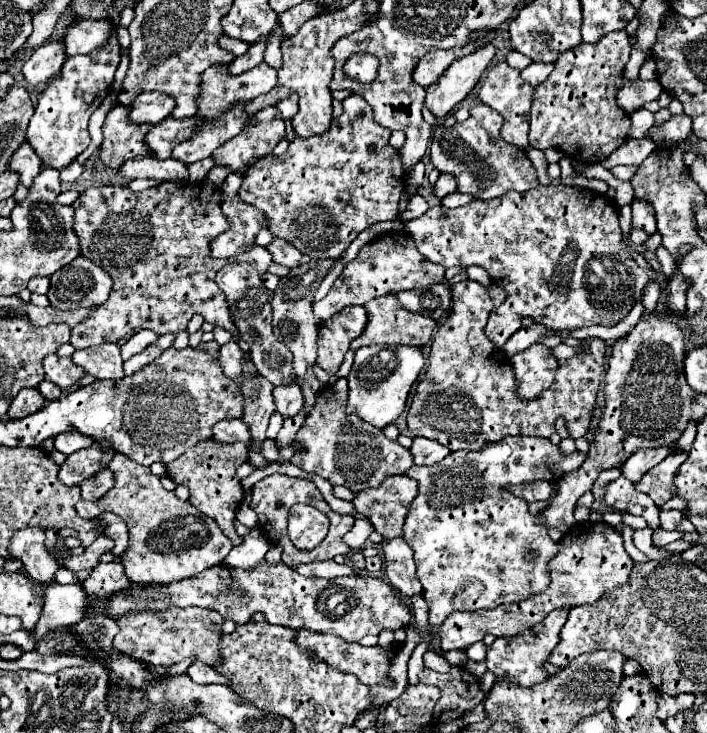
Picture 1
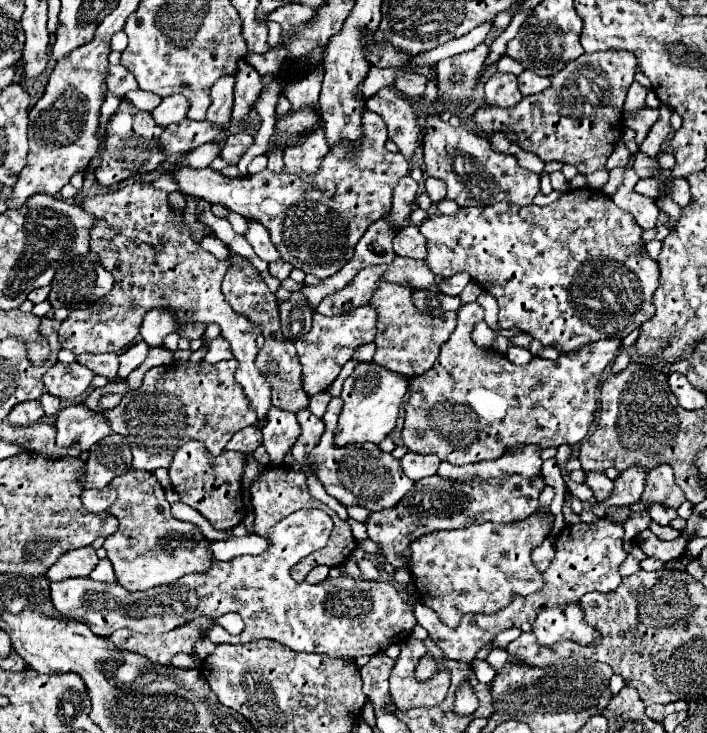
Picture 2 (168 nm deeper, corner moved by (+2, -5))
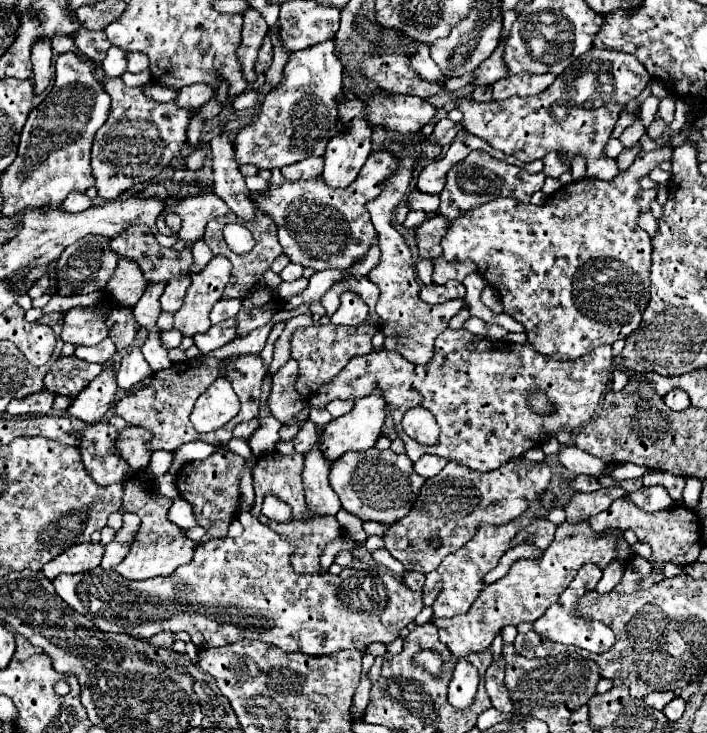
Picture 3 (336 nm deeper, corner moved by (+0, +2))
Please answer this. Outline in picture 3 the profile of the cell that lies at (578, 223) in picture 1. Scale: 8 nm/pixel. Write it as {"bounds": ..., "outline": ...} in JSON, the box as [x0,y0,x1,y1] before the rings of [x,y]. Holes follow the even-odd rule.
{"bounds":[442,146,672,360],"outline":[[[666,146],[666,148],[656,148],[652,152],[638,152],[636,154],[636,160],[634,164],[618,176],[618,180],[610,180],[610,182],[604,182],[604,180],[594,180],[594,178],[584,178],[584,180],[578,180],[578,182],[572,182],[568,186],[562,186],[556,194],[548,196],[546,202],[542,206],[534,206],[534,204],[522,204],[518,200],[512,200],[512,198],[498,198],[490,204],[484,204],[484,206],[478,206],[474,210],[470,210],[468,214],[460,216],[458,220],[452,220],[446,236],[442,238],[442,248],[444,248],[444,258],[448,262],[456,262],[456,260],[472,260],[476,266],[478,266],[478,272],[482,274],[482,278],[494,288],[498,290],[500,294],[500,300],[504,304],[504,312],[510,314],[512,318],[516,318],[524,330],[526,330],[526,336],[528,336],[528,344],[542,356],[548,356],[552,360],[576,360],[578,356],[586,356],[590,354],[594,348],[598,346],[604,346],[604,344],[612,344],[616,340],[622,340],[622,338],[628,338],[640,324],[640,318],[642,318],[642,312],[646,310],[646,304],[650,302],[650,256],[652,256],[652,242],[650,242],[650,236],[648,232],[644,232],[640,226],[638,226],[638,214],[640,214],[640,208],[636,204],[636,194],[638,194],[638,178],[650,174],[662,160],[670,160],[672,156],[672,150]]]}

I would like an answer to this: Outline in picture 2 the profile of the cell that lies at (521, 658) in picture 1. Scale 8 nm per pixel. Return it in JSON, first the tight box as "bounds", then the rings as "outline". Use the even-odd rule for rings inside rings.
{"bounds":[532,605,598,647],"outline":[[[562,605],[540,611],[532,623],[532,633],[542,647],[554,645],[562,639],[572,639],[590,645],[598,639],[598,631],[588,627],[582,619],[582,609],[578,605]]]}

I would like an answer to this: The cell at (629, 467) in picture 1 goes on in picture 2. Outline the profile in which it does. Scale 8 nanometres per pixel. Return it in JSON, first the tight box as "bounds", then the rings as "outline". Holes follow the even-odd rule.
{"bounds":[592,467,648,517],"outline":[[[628,467],[628,471],[622,471],[620,477],[614,481],[612,495],[604,501],[592,507],[592,513],[598,517],[604,517],[606,509],[610,505],[632,505],[640,499],[644,491],[644,481],[648,477],[648,471],[640,471],[640,467]]]}

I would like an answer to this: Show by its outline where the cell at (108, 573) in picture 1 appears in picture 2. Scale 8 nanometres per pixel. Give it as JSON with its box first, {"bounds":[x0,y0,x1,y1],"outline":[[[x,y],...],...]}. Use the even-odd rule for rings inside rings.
{"bounds":[90,561,116,583],"outline":[[[100,561],[100,563],[96,565],[96,569],[92,571],[90,579],[100,581],[100,583],[116,583],[116,575],[114,575],[112,563],[110,563],[110,561]]]}

